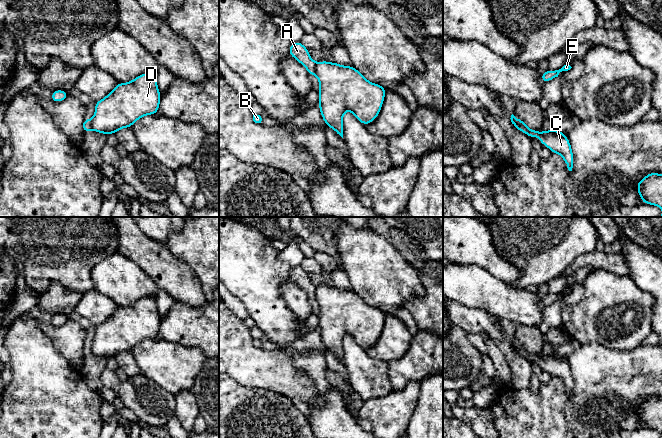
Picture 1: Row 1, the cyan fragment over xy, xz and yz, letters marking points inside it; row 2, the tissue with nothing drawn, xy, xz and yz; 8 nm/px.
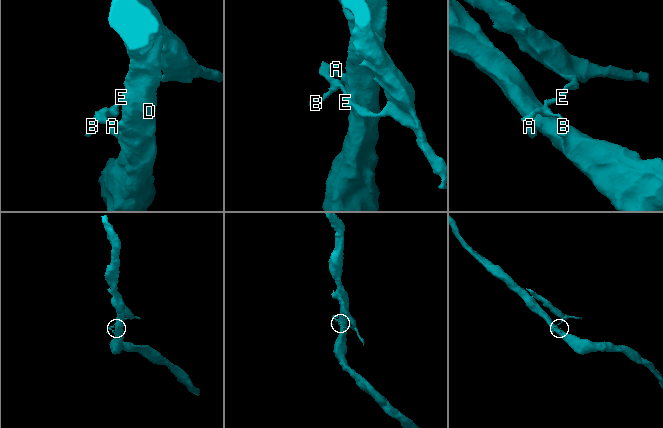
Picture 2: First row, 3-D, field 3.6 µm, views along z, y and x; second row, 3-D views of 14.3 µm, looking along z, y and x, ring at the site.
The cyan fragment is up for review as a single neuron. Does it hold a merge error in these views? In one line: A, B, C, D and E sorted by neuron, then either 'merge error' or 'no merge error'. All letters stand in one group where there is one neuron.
A B E / C D; merge error

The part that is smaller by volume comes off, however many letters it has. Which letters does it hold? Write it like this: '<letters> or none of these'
A, B, E

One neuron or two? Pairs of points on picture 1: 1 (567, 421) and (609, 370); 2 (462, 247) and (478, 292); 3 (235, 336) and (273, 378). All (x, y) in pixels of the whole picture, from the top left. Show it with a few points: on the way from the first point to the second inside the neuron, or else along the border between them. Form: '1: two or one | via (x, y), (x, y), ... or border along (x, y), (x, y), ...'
1: one | via (580, 408), (605, 383)
2: two | border along (453, 262), (477, 265), (490, 273)
3: one | via (241, 346), (263, 368)

